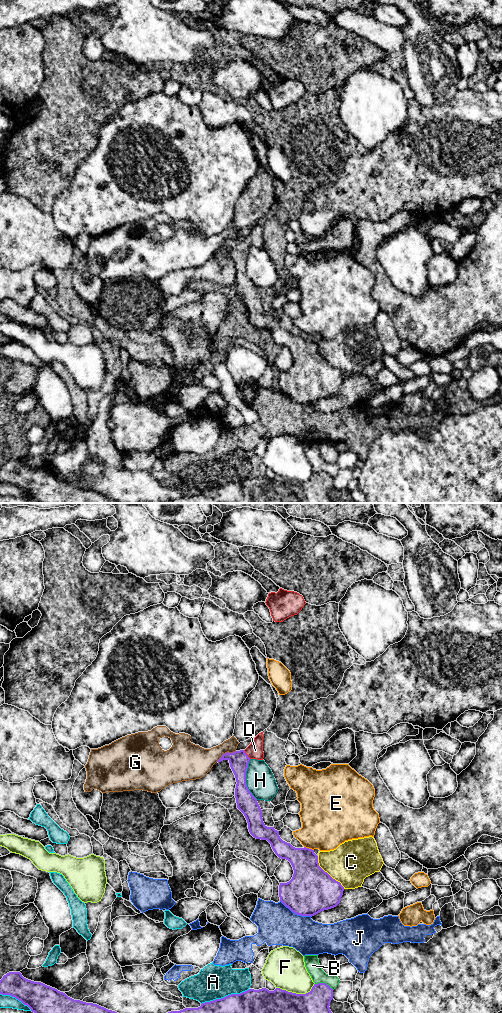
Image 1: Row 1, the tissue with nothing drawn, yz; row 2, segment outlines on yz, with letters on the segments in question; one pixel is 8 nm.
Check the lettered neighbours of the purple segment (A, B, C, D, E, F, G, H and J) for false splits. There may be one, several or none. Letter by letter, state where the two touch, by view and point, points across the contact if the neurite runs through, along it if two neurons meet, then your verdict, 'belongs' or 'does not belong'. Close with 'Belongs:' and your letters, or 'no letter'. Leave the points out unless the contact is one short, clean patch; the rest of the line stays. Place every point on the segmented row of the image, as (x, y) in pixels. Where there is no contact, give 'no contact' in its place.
A: meets purple in yz at (226, 996); does not belong
B: meets purple in yz at (324, 983); does not belong
C: meets purple in yz at (327, 873); does not belong
D: meets purple in yz at (246, 754); runs through yz (238, 760), (246, 754), (255, 750); belongs
E: meets purple in yz at (308, 848); does not belong
F: meets purple in yz at (295, 993); does not belong
G: meets purple in yz at (225, 753); does not belong
H: meets purple in yz at (245, 779); does not belong
J: meets purple in yz at (296, 913); does not belong
Belongs: D

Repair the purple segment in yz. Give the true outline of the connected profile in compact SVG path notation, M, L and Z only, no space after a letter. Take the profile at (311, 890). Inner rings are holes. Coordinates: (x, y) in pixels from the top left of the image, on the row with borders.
M261 732L245 750L227 752L217 762L228 760L230 763L237 782L237 808L244 814L250 834L256 839L267 840L275 854L288 860L293 867L292 879L279 885L280 901L297 915L314 916L336 907L341 901L344 887L319 866L314 850L293 847L280 838L279 831L274 827L264 824L262 810L246 784L249 761L264 758L263 738Z

